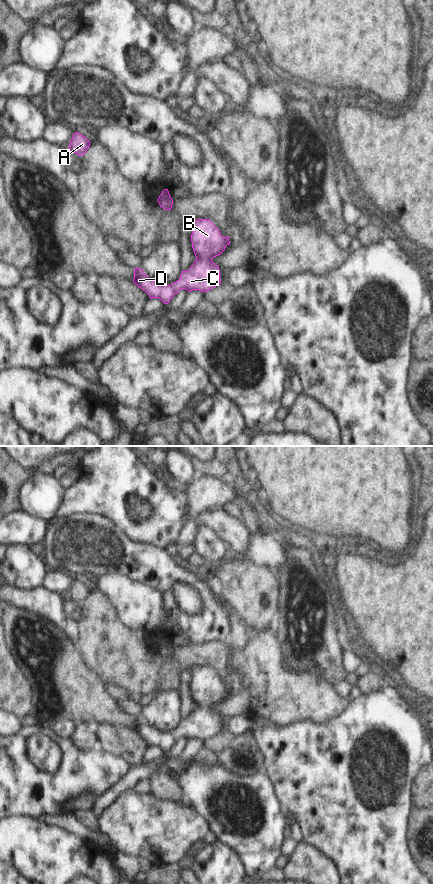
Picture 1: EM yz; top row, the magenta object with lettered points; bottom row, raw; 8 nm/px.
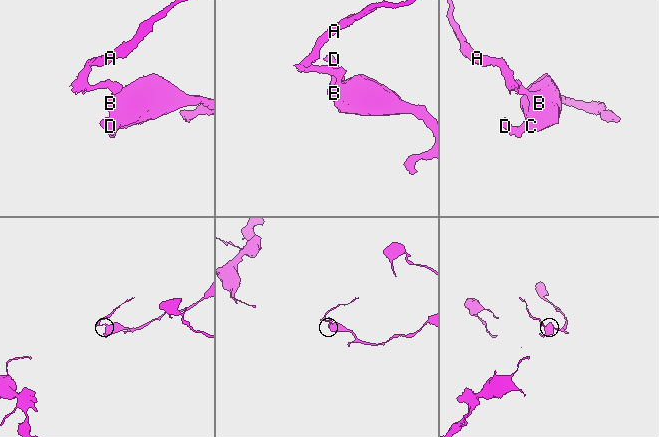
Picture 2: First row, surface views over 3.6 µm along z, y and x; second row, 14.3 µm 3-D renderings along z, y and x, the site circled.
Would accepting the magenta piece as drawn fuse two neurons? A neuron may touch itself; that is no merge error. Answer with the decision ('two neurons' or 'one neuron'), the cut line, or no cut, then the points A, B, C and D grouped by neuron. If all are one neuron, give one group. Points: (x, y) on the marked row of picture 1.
two neurons; cut in yz along (169, 196), (159, 198); A / B C D

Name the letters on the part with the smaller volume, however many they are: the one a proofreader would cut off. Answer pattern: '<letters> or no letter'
A

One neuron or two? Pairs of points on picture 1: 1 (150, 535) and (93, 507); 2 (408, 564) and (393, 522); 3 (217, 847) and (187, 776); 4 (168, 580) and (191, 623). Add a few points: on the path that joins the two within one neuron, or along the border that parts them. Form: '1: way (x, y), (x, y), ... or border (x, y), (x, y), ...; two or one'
1: way (136, 527), (114, 507), (107, 507); one
2: border (413, 541), (413, 545), (408, 551); two
3: border (217, 840), (230, 848), (236, 855); two
4: way (168, 591), (172, 605), (180, 614); one

